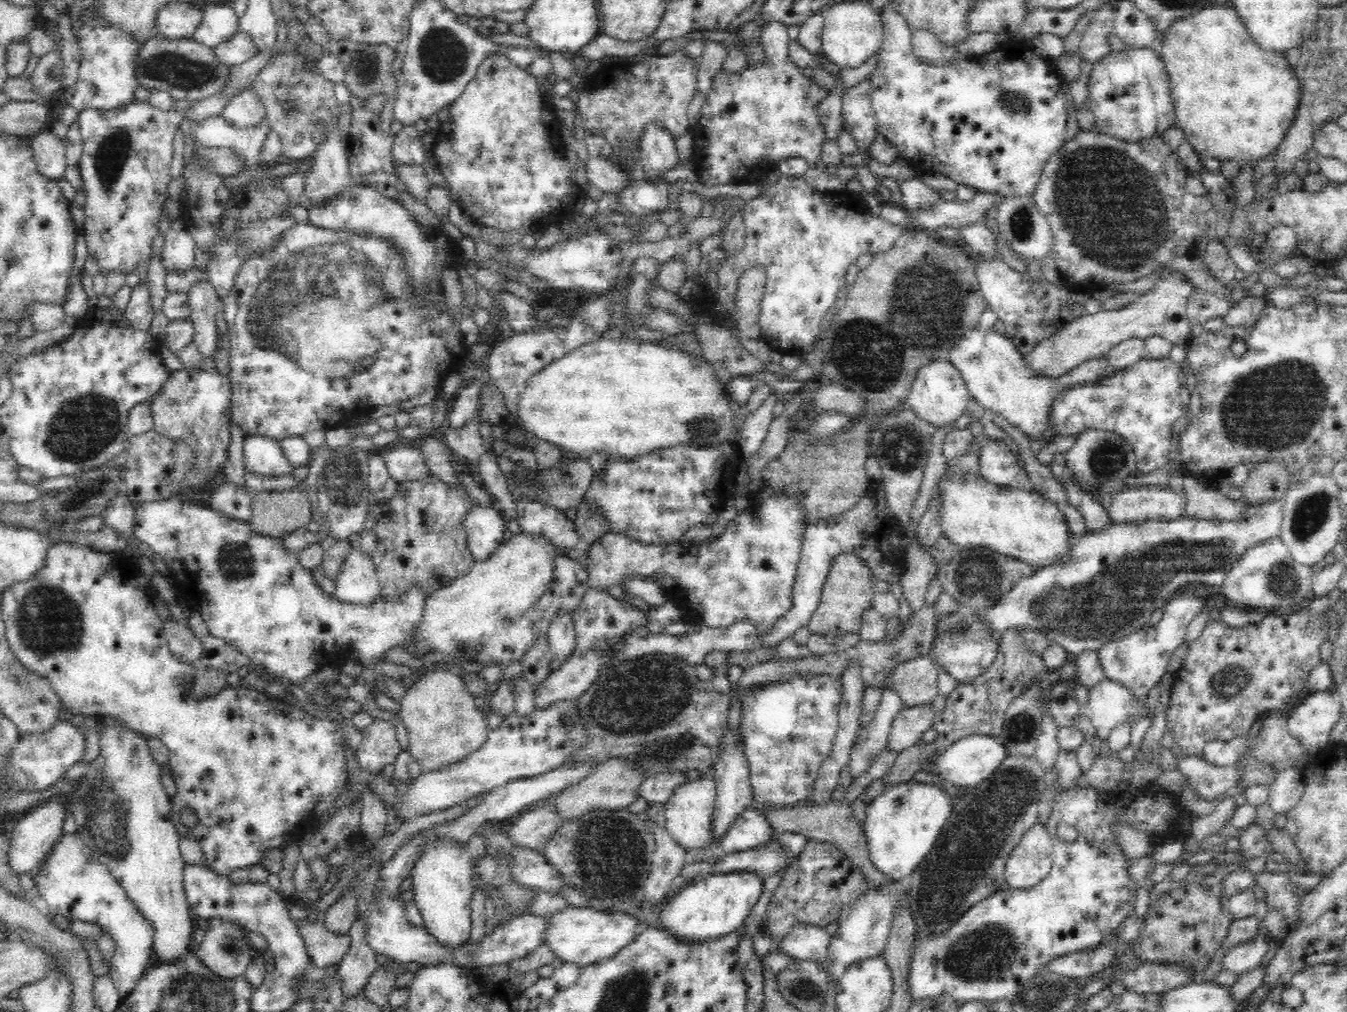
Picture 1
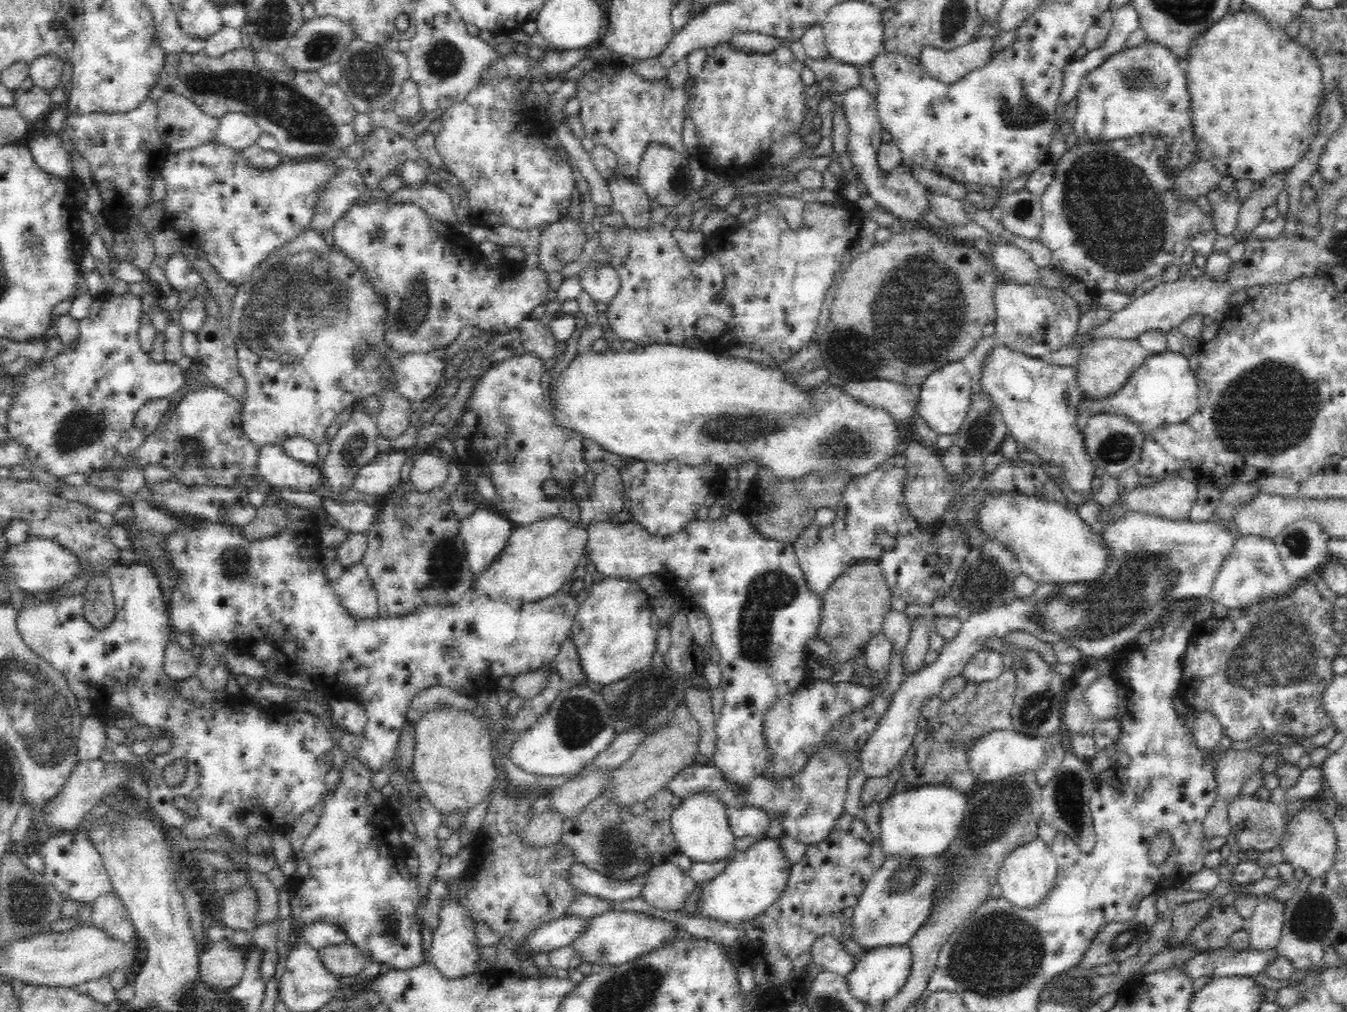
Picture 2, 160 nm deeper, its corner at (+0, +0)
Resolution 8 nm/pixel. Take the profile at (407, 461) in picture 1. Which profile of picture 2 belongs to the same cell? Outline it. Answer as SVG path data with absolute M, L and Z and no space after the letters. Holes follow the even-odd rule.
M418 454L410 464L409 479L422 490L444 484L448 475L447 464L448 459L442 454Z

